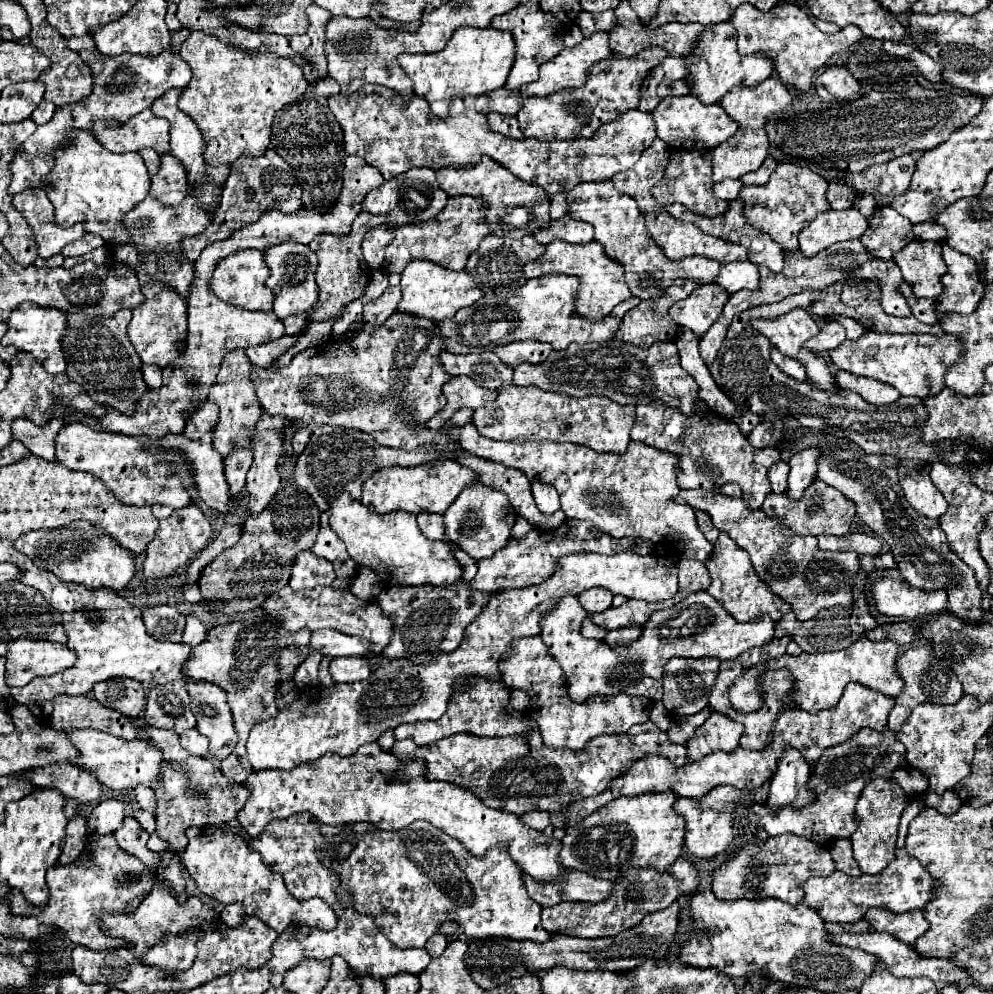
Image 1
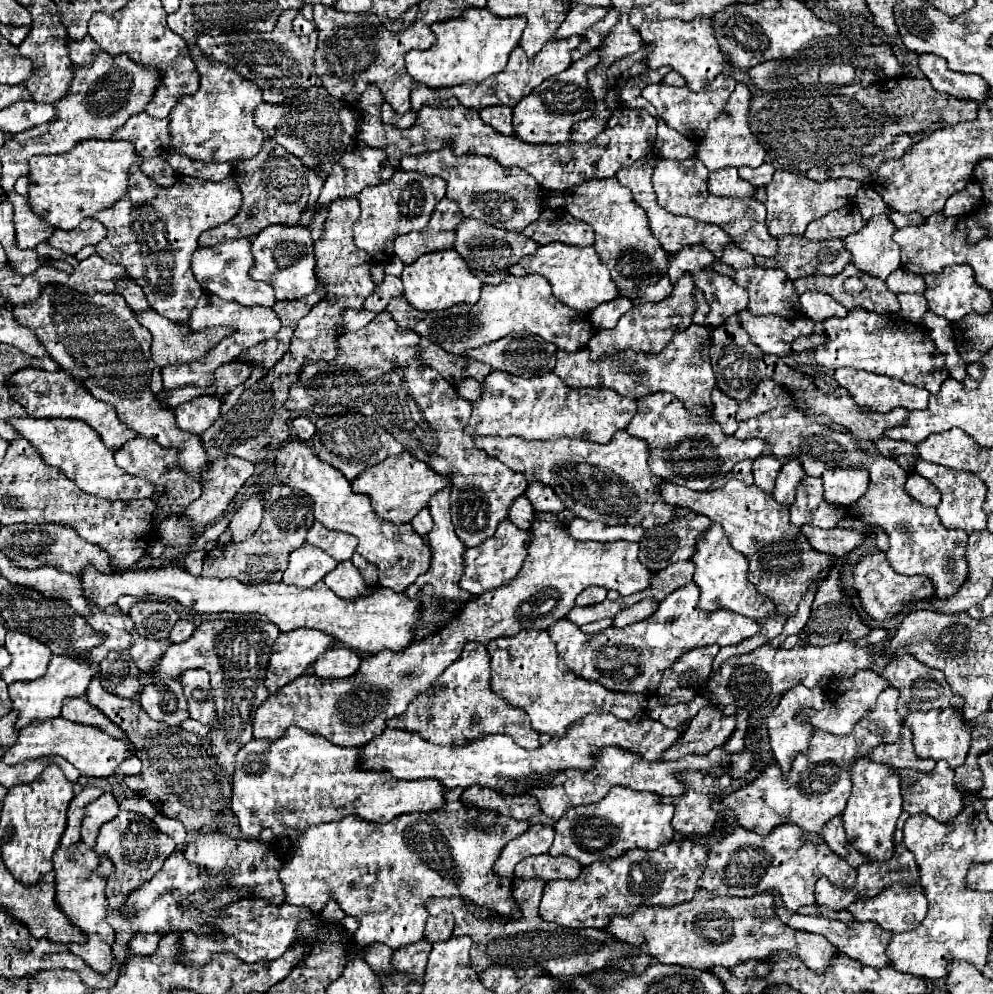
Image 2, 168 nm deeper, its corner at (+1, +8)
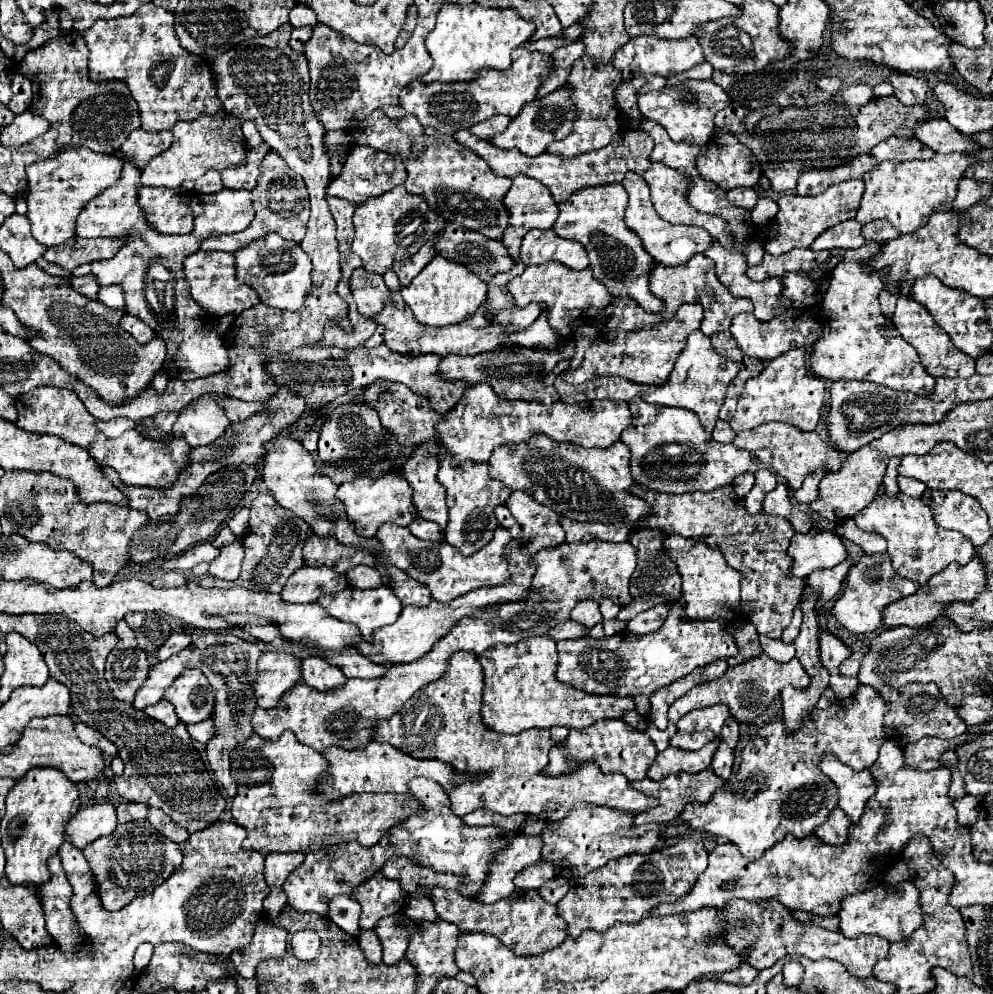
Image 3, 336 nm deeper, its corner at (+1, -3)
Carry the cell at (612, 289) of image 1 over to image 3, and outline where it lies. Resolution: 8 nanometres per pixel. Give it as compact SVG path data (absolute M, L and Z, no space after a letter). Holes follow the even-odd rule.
M548 261L542 265L528 265L522 275L514 277L506 285L506 289L514 295L518 307L526 307L528 303L536 303L536 301L546 303L550 311L548 315L550 325L564 337L566 337L566 331L578 329L582 325L582 319L600 315L602 309L606 309L614 301L614 297L606 291L606 287L602 287L602 283L592 277L590 267L582 271L574 271L558 261Z

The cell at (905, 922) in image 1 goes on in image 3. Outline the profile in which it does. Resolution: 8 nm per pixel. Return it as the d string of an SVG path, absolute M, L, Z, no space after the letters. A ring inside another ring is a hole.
M904 881L900 885L878 885L864 893L854 893L842 901L842 909L838 911L840 931L846 937L858 935L878 935L888 943L908 939L916 929L922 927L924 915L920 909L920 893L914 889L914 883Z

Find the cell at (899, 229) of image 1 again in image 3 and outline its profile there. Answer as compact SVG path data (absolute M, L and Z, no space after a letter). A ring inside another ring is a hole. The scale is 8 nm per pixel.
M866 241L862 249L848 249L844 259L834 267L822 301L822 309L826 309L826 317L820 321L822 337L818 343L814 343L810 367L818 377L828 381L864 379L896 391L912 391L928 397L934 391L936 379L922 369L916 349L904 341L892 319L878 313L878 293L886 287L888 271L870 271L866 263L870 257L874 257L874 253L878 253L878 249L882 249L882 245L884 243Z

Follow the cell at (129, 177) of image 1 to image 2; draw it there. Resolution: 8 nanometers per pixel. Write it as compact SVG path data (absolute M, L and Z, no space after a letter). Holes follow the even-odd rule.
M84 140L64 154L34 156L30 160L28 204L52 228L72 230L84 218L110 208L126 194L130 166L136 158L138 154L130 142L116 140Z

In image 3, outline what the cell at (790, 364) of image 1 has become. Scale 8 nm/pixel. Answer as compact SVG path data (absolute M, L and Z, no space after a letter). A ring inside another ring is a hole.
M800 311L794 313L784 313L782 317L774 317L766 323L758 321L752 313L740 313L732 319L732 327L730 333L734 335L738 347L748 355L748 357L756 357L764 363L780 357L782 353L794 349L794 347L810 347L814 345L820 337L822 337L822 325L818 321L814 321L814 317L804 317Z

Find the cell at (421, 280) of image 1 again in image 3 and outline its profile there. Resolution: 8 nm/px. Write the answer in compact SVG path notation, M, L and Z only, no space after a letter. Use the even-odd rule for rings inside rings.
M436 255L414 279L408 287L402 287L402 299L412 309L414 317L422 325L450 325L460 323L474 315L482 301L486 301L486 283L480 281L470 269L460 263L454 263L442 255Z

